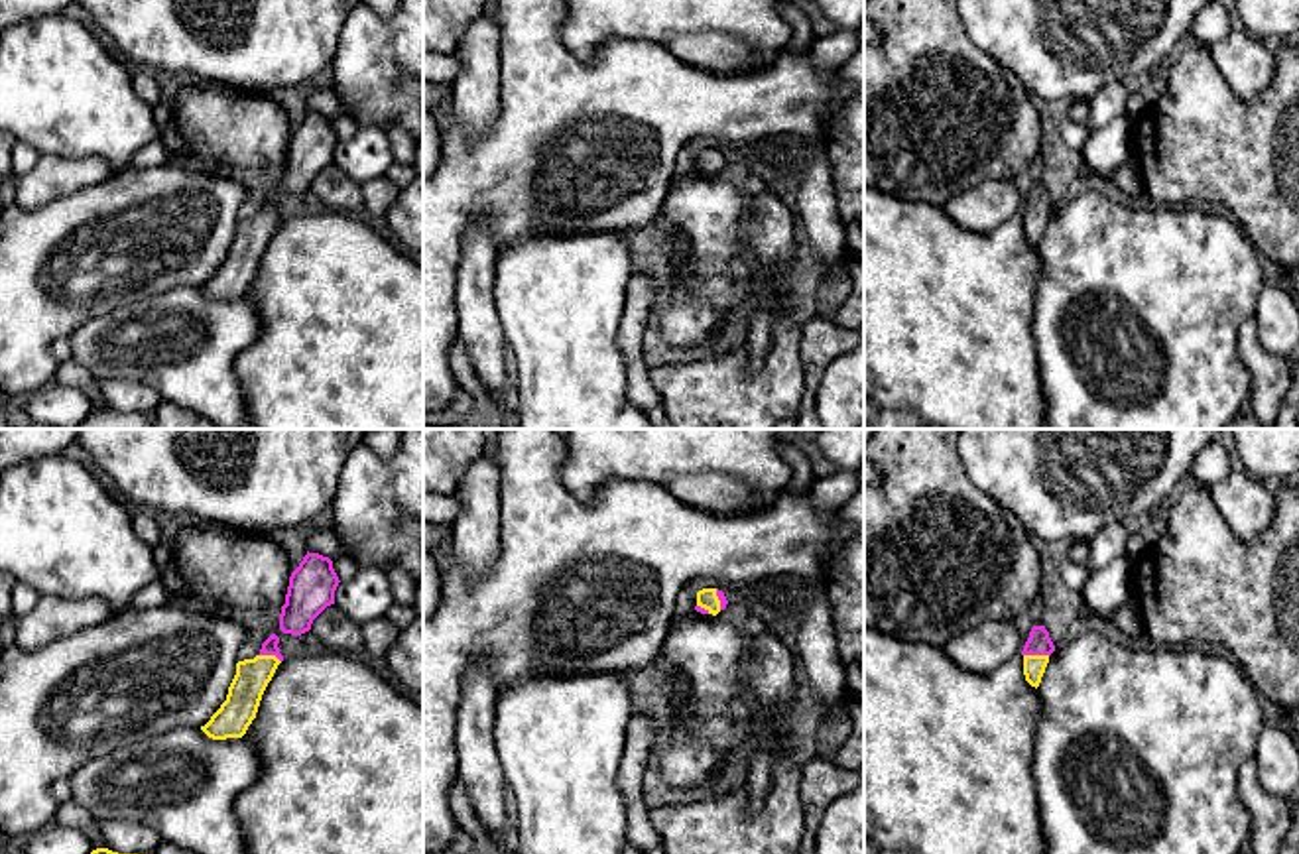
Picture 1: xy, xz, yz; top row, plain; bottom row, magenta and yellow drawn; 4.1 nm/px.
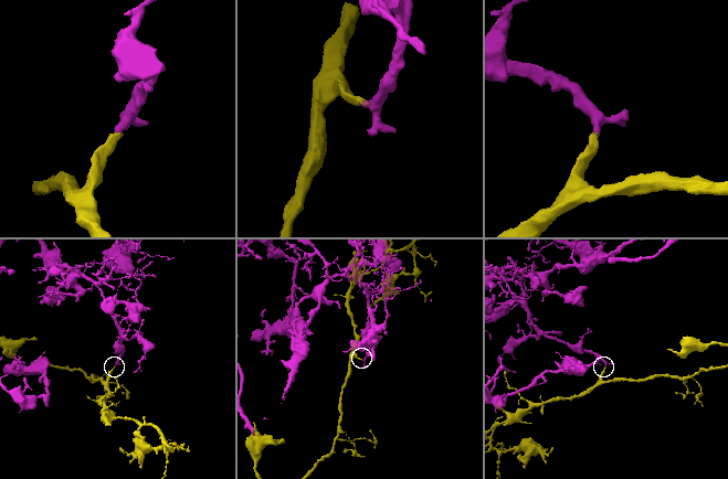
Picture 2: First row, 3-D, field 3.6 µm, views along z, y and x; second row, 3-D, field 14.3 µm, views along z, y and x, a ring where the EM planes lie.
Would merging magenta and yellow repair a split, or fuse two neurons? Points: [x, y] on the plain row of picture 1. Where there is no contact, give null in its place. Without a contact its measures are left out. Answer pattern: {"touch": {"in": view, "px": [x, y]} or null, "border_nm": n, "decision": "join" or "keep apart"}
{"touch": {"in": "yz", "px": [1036, 213]}, "border_nm": 100, "decision": "join"}

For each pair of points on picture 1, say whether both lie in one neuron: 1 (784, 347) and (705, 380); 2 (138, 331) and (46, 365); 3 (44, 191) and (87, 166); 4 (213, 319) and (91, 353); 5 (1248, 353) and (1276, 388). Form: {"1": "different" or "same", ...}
{"1": "same", "2": "different", "3": "same", "4": "same", "5": "same"}

